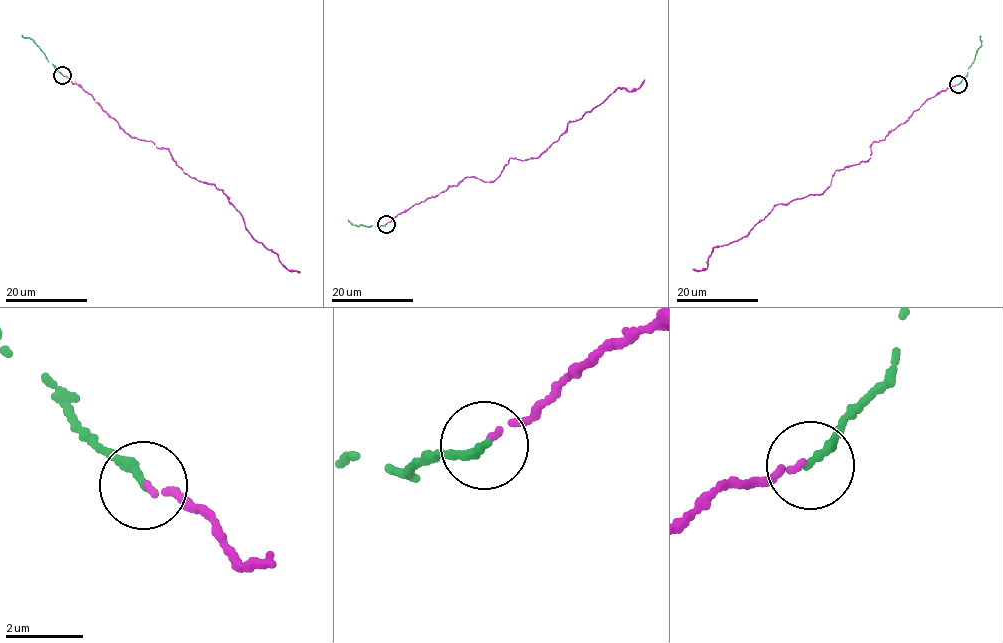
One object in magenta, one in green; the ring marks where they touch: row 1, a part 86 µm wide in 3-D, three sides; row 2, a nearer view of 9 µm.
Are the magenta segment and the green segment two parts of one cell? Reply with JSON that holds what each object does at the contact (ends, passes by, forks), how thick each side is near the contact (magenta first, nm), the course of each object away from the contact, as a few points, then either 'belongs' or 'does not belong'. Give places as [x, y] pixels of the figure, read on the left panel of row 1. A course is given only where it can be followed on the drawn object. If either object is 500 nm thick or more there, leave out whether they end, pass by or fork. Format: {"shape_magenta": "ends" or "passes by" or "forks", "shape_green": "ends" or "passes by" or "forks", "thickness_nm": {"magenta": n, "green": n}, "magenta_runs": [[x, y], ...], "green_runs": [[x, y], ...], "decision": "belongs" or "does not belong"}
{"shape_magenta": "ends", "shape_green": "ends", "thickness_nm": {"magenta": 140, "green": 260}, "magenta_runs": [[63, 75], [91, 94], [128, 134], [168, 149], [190, 177], [222, 190], [251, 236], [288, 270], [299, 271]], "green_runs": [[62, 75], [33, 40], [21, 34]], "decision": "belongs"}

